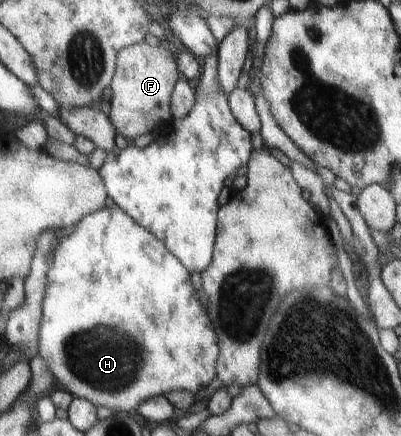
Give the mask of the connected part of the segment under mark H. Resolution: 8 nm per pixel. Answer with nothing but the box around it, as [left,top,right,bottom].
[40,206,222,414]

